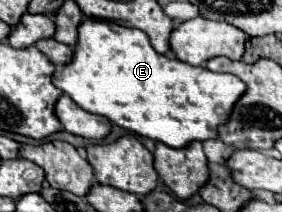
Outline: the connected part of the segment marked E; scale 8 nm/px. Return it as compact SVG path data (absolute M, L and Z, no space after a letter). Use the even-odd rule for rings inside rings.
M83 19L79 25L79 43L75 47L73 61L57 69L53 75L53 85L67 93L81 109L101 115L111 123L153 141L161 141L173 149L187 147L191 141L207 141L219 137L219 125L229 121L229 115L247 91L245 83L229 73L213 73L205 67L193 67L175 59L173 55L159 55L149 37L139 29L125 29L117 23Z

